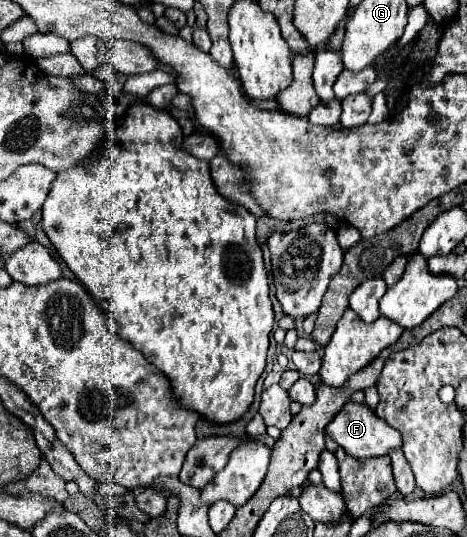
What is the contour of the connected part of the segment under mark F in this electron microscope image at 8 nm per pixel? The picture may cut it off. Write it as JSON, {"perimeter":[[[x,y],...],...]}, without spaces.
{"perimeter":[[[348,401],[340,409],[340,413],[328,423],[326,433],[354,459],[382,457],[382,455],[388,455],[388,451],[392,451],[392,449],[402,449],[402,435],[396,429],[392,429],[382,419],[378,419],[374,415],[374,411],[368,409],[366,405],[352,403],[352,401]]]}

